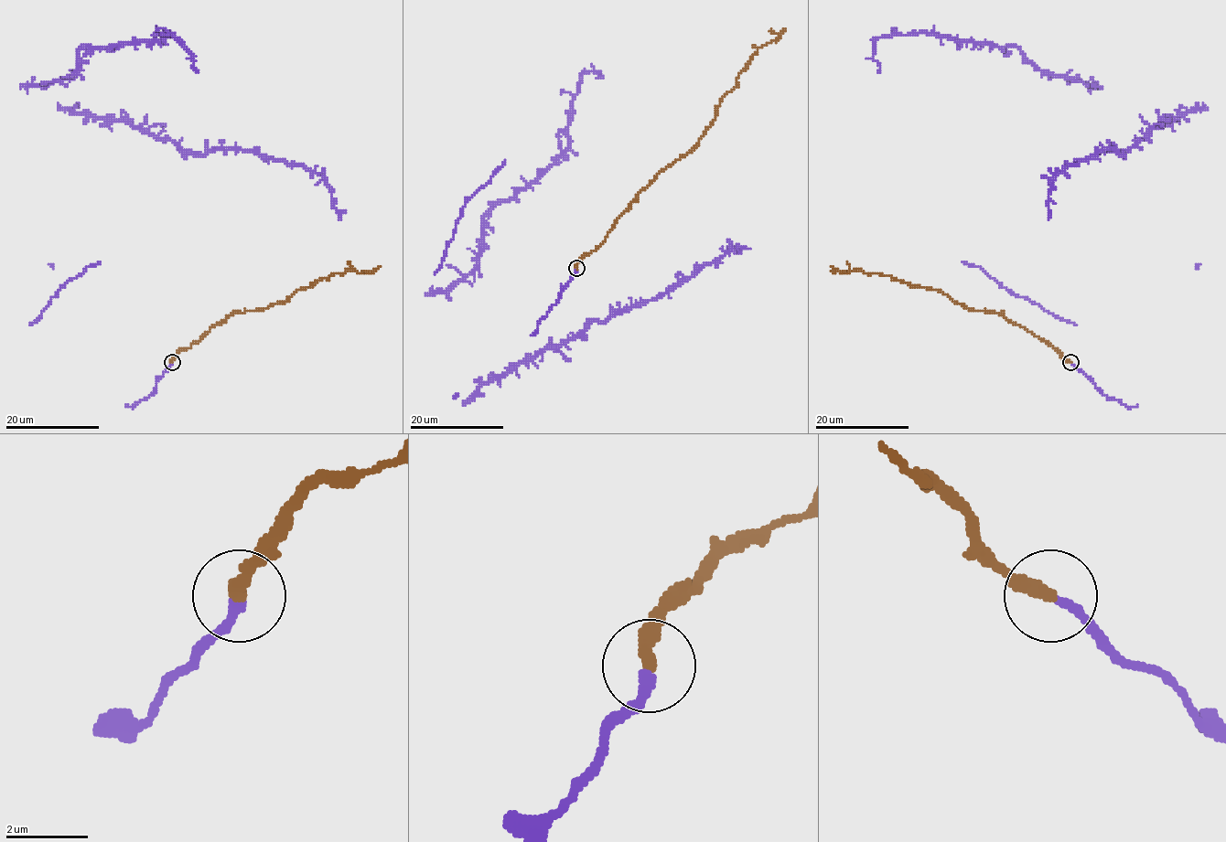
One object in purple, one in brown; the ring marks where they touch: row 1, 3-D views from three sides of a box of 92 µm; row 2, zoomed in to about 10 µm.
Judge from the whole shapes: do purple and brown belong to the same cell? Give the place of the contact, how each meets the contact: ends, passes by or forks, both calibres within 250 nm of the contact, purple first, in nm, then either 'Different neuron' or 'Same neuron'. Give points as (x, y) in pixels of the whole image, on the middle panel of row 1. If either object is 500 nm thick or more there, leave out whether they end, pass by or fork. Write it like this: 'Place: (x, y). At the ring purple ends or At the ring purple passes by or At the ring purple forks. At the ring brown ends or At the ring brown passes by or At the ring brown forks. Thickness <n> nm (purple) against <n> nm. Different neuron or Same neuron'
Place: (576, 268). At the ring purple ends. At the ring brown ends. Thickness 240 nm (purple) against 360 nm. Same neuron

